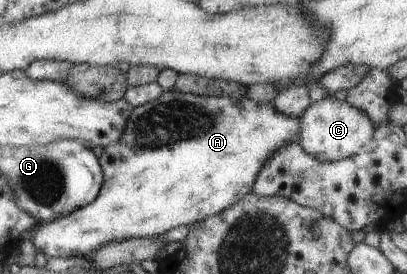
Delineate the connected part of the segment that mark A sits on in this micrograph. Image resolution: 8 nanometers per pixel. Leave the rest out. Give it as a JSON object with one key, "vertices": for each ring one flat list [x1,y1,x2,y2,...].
{"vertices":[[164,90,153,101,133,107,126,120,126,130,114,145,102,148,98,158,103,183,98,196,66,216,49,223,38,223,30,232,35,253,49,258,84,256,106,242,128,238,146,238,174,228,200,222,234,204,251,192,254,177,264,162,282,144,298,142,298,118,282,116,271,103,254,102,246,97,198,96]]}

